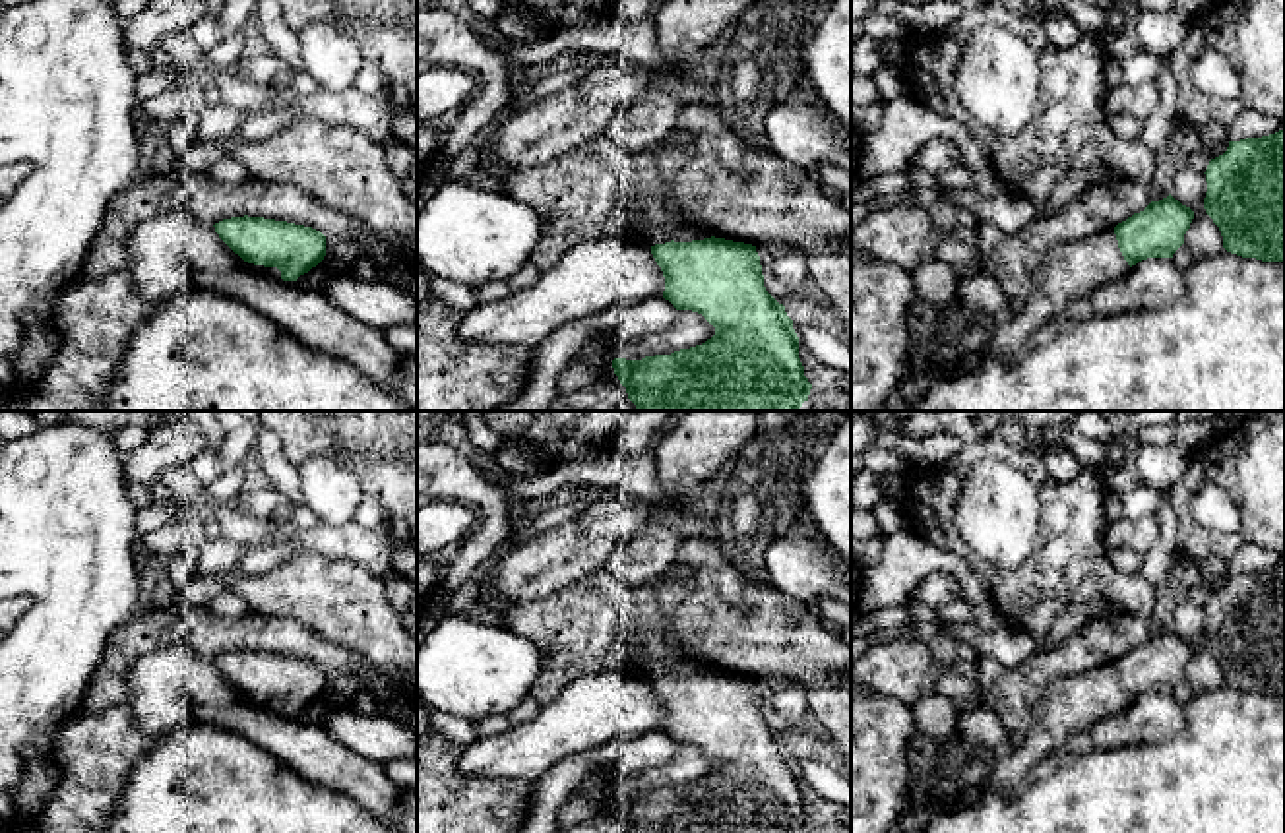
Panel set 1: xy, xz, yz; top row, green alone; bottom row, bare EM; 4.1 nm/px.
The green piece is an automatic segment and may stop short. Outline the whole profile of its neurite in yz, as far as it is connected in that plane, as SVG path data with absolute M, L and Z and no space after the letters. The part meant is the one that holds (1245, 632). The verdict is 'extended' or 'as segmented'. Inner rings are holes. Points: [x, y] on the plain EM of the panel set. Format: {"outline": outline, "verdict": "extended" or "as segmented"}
{"outline": "M1285 562L1262 570L1229 575L1223 589L1206 602L1207 626L1204 643L1219 661L1223 682L1262 695L1285 694Z", "verdict": "as segmented"}

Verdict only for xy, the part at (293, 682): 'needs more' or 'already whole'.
needs more

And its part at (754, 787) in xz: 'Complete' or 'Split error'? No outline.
Split error

